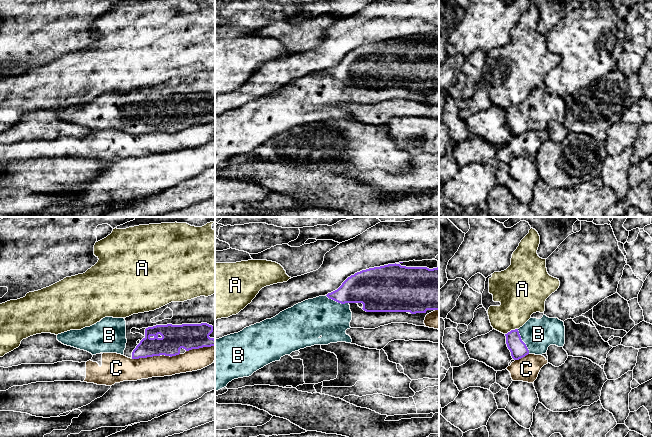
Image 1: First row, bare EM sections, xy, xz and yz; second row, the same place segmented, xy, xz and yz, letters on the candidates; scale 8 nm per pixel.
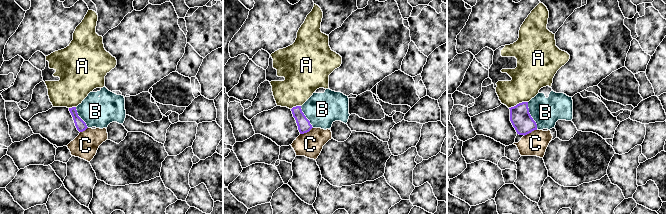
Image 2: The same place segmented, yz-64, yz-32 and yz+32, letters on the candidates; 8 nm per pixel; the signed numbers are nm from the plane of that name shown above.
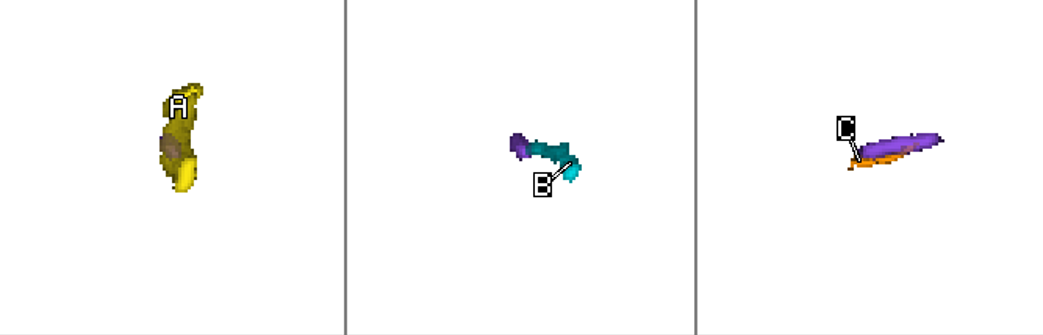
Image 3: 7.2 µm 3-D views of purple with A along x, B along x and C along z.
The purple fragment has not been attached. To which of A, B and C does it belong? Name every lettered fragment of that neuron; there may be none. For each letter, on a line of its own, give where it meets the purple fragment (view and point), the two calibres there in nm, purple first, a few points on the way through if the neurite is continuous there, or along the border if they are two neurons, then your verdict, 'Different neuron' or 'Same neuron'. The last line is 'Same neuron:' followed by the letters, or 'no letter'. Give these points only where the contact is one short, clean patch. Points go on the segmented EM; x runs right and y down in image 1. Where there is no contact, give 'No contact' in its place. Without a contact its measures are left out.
A: Touches purple at yz (511, 330). Thickness 140 nm (purple) against 300 nm. Boundary: yz (517, 328), (511, 329), (505, 334). Different neuron
B: Touches purple at yz (522, 341). Thickness 140 nm (purple) against 260 nm. Path across: yz (518, 349), (522, 341), (538, 334). Same neuron
C: Touches purple at xy (146, 357). Thickness 180 nm (purple) against 220 nm. Different neuron
Same neuron: B

